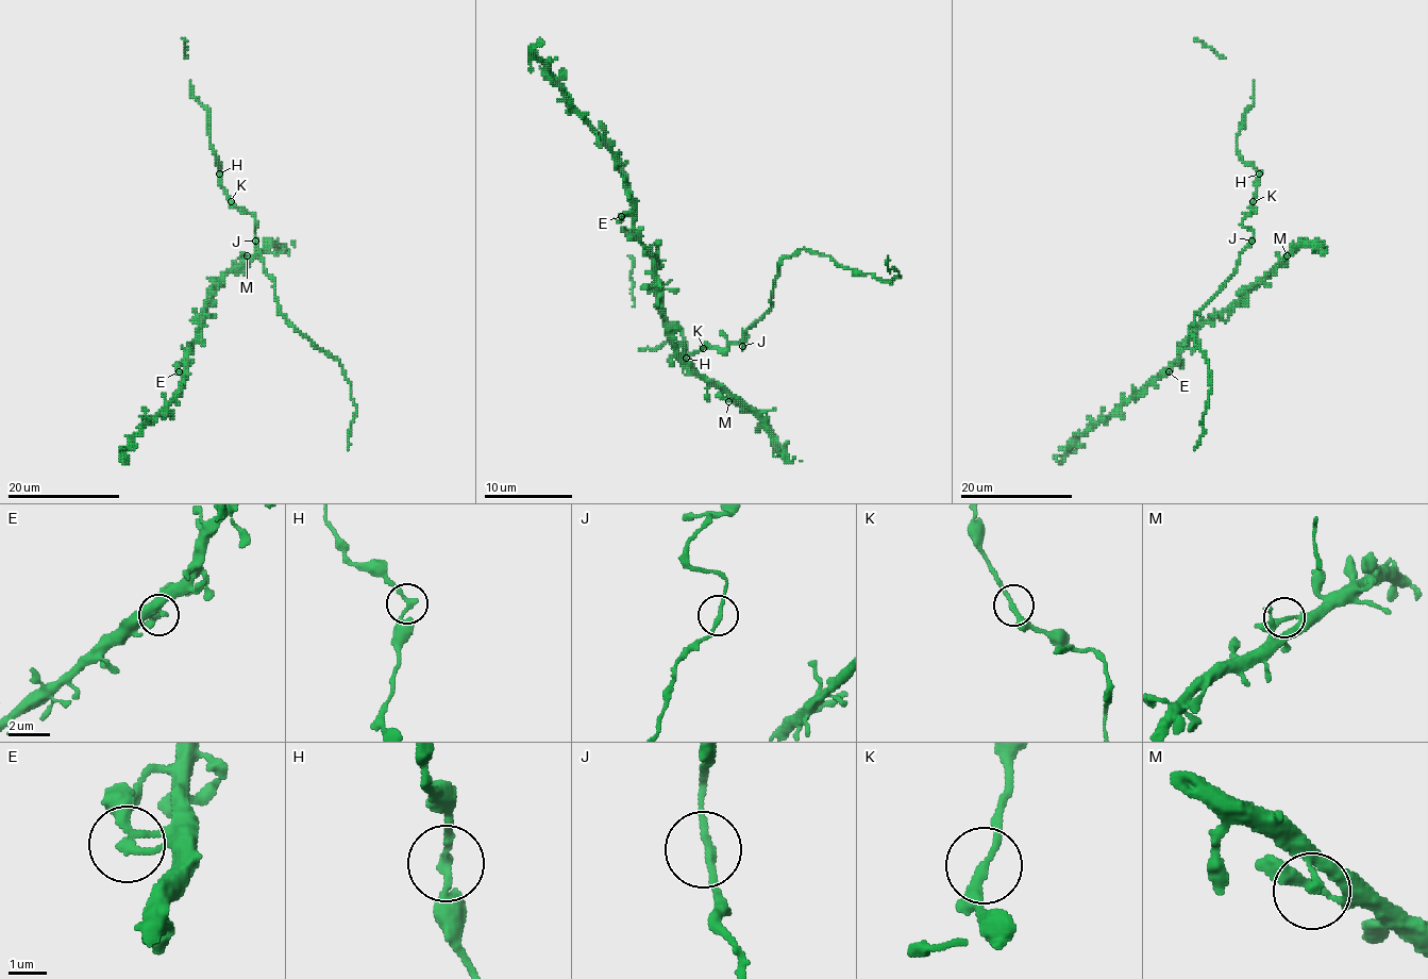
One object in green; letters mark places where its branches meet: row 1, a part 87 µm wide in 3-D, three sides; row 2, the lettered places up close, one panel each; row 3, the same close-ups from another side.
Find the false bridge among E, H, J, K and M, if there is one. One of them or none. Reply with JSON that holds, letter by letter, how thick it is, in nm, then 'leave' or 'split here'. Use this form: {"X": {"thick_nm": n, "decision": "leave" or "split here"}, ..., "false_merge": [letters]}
{"E": {"thick_nm": 240, "decision": "leave"}, "H": {"thick_nm": 240, "decision": "leave"}, "J": {"thick_nm": 180, "decision": "leave"}, "K": {"thick_nm": 240, "decision": "leave"}, "M": {"thick_nm": 240, "decision": "leave"}, "false_merge": []}

